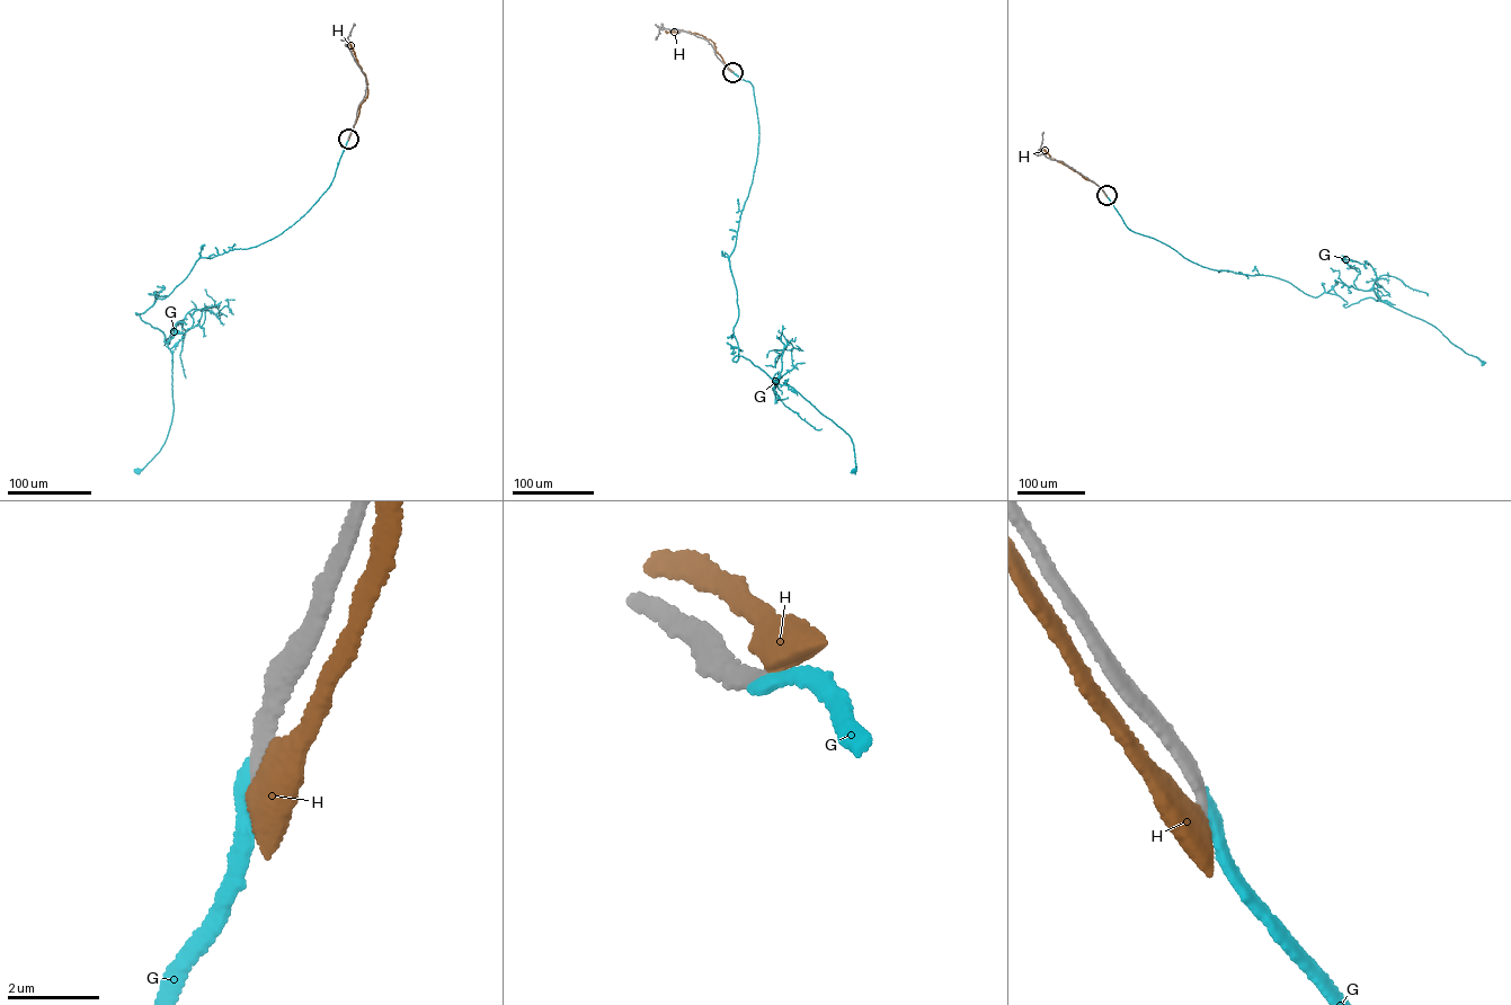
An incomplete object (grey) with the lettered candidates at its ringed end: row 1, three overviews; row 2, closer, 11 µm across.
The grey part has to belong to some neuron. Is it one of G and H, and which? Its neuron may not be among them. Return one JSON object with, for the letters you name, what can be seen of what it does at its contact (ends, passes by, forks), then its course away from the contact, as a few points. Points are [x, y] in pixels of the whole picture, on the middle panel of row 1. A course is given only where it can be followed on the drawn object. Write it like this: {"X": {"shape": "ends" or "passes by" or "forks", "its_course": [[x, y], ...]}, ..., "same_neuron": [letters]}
{"G": {"shape": "ends", "its_course": [[732, 72], [753, 88], [758, 139], [729, 258], [738, 310], [732, 361], [750, 359], [849, 434], [852, 470]]}, "same_neuron": ["G"]}

